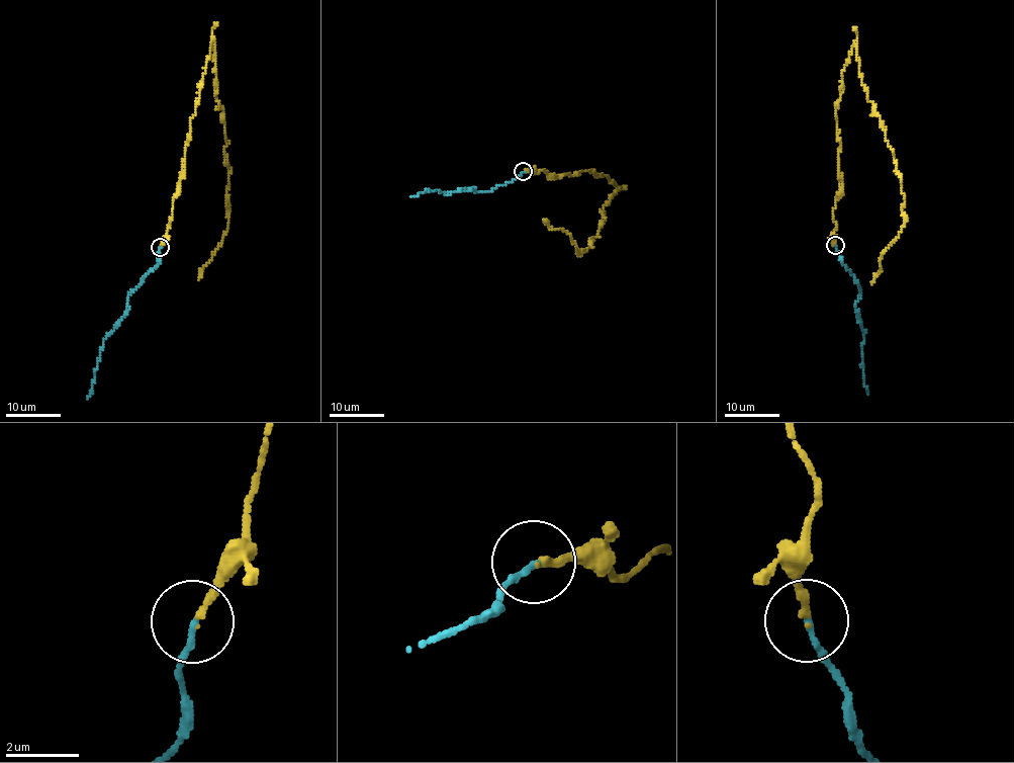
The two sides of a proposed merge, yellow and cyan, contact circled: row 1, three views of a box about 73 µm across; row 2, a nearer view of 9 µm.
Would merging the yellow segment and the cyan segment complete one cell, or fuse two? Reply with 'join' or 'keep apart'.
join

